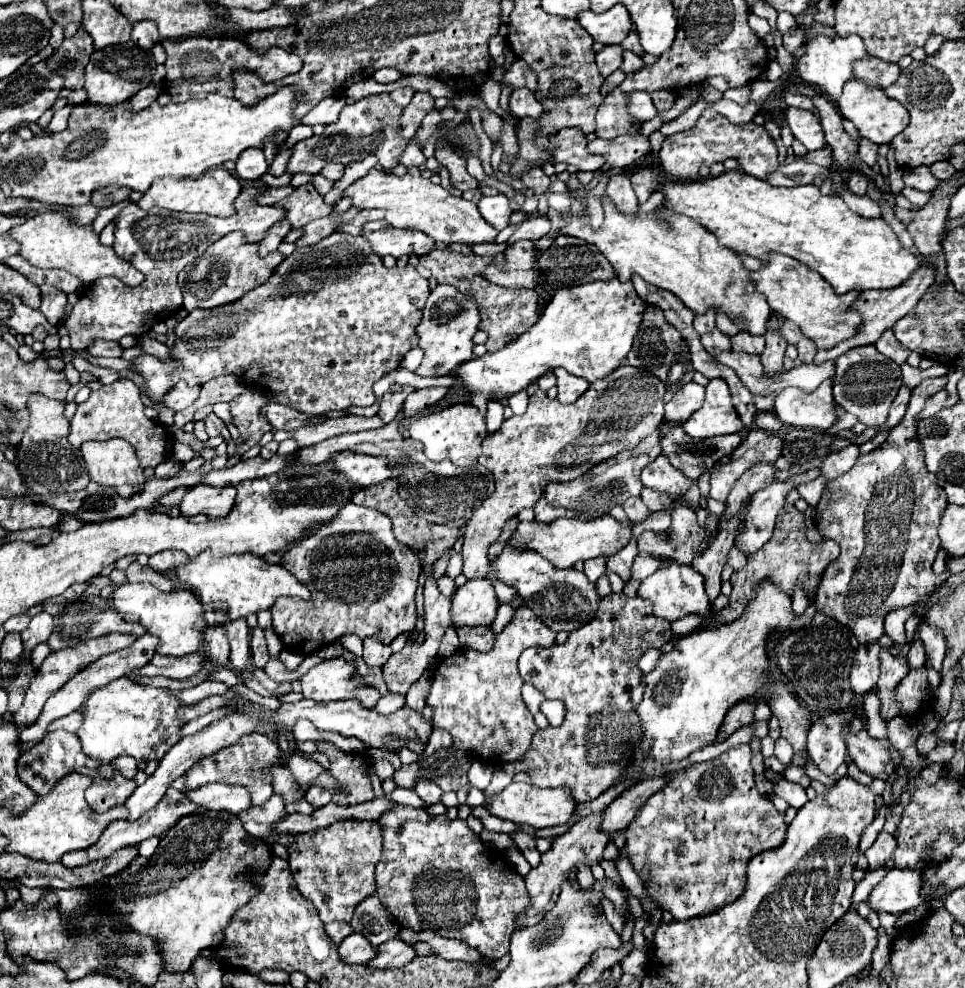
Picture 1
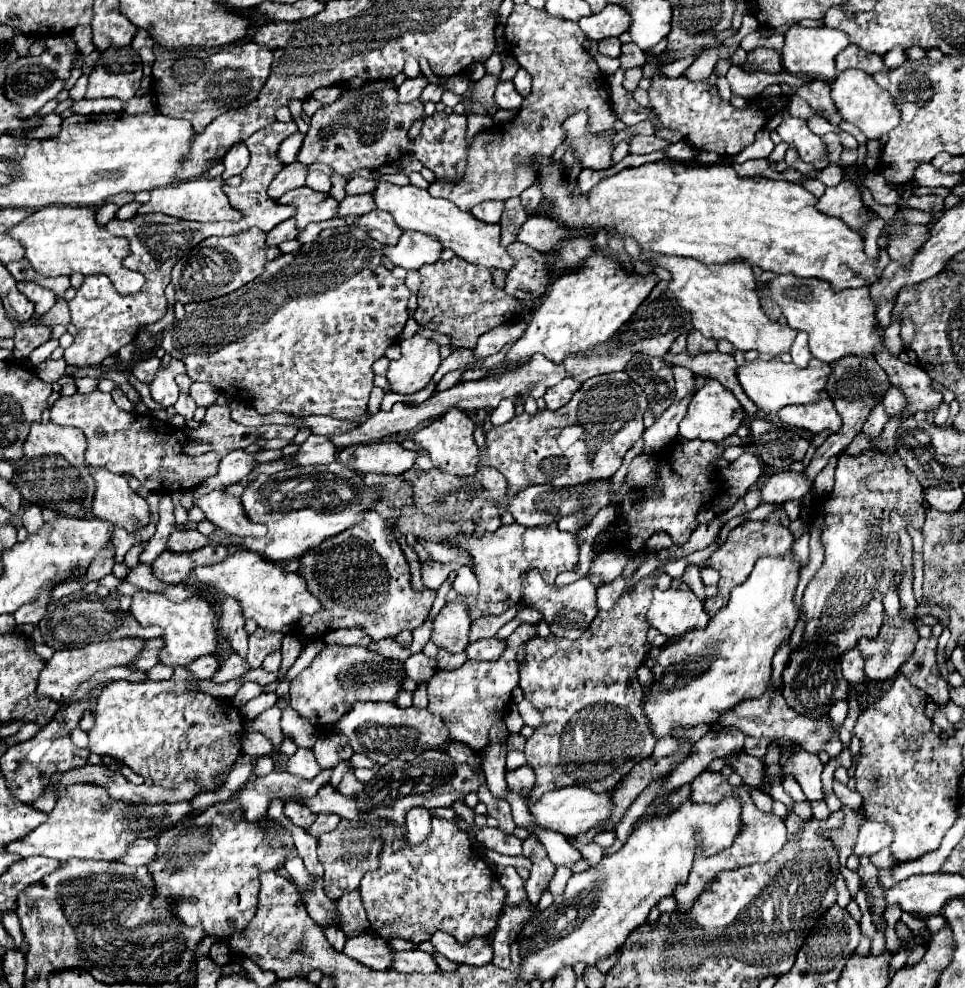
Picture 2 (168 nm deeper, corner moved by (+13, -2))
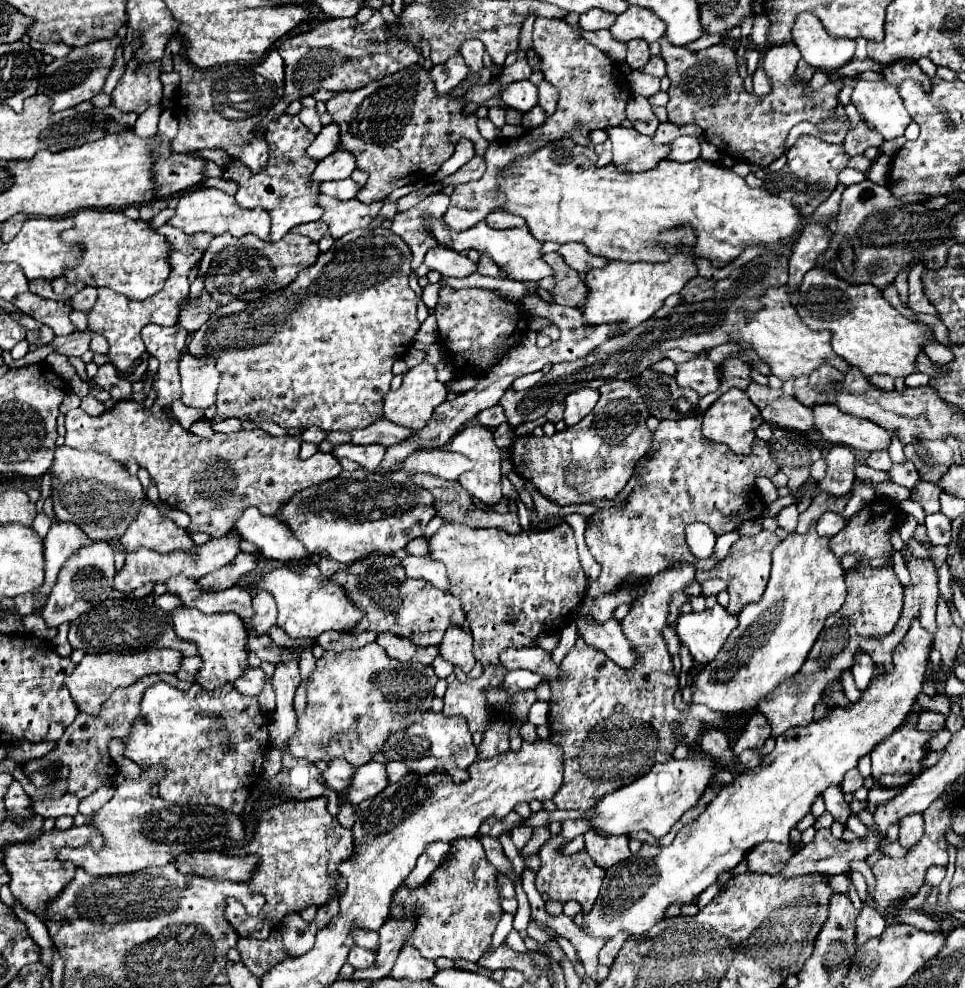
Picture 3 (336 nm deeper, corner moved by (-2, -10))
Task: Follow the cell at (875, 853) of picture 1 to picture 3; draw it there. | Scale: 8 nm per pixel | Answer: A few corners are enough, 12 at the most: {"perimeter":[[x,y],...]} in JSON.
{"perimeter":[[912,813],[900,821],[900,843],[920,841],[924,817]]}

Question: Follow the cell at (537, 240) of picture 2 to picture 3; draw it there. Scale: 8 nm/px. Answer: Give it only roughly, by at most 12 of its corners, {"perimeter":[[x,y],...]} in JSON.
{"perimeter":[[566,243],[558,253],[572,269],[586,273],[596,265],[584,245]]}

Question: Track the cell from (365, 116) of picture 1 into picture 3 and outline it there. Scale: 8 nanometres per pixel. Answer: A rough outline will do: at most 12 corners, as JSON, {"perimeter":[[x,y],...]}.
{"perimeter":[[422,65],[336,93],[362,203],[428,181],[468,137],[462,97]]}

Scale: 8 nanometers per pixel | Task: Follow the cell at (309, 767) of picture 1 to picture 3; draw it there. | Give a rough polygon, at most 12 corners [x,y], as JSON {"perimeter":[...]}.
{"perimeter":[[332,759],[322,773],[328,787],[350,785],[356,767],[346,759]]}

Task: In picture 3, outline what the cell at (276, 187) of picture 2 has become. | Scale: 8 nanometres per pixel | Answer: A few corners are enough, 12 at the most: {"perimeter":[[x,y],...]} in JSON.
{"perimeter":[[336,149],[322,159],[312,181],[346,179],[356,157]]}

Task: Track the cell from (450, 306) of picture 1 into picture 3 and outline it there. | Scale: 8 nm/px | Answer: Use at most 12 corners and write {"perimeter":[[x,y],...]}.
{"perimeter":[[430,363],[412,367],[384,397],[392,423],[422,429],[446,401]]}

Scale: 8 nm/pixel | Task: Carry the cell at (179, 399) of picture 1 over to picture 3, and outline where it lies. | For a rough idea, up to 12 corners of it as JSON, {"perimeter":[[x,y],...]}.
{"perimeter":[[184,353],[182,403],[214,405],[220,371],[214,361]]}

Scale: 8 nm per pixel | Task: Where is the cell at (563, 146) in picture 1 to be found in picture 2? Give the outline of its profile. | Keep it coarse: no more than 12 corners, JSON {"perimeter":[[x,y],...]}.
{"perimeter":[[571,115],[565,145],[581,167],[607,169],[611,139],[587,131],[587,115]]}

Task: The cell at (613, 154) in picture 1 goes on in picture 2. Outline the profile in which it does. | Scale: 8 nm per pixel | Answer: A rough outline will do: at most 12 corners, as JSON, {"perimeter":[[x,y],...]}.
{"perimeter":[[633,135],[629,141],[631,155],[661,151],[669,143],[651,137]]}

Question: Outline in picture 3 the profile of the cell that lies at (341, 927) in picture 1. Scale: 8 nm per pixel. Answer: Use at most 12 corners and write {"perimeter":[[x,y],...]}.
{"perimeter":[[352,947],[348,963],[354,969],[366,969],[376,961],[376,955]]}

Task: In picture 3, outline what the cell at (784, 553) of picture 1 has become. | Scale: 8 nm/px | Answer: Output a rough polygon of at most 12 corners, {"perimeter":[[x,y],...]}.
{"perimeter":[[770,531],[740,537],[712,571],[728,583],[728,613],[760,601],[770,577]]}

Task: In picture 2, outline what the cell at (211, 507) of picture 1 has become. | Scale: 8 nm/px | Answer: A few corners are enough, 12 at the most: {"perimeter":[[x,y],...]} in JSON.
{"perimeter":[[227,491],[195,499],[207,521],[237,537],[263,537],[265,525],[247,521]]}

